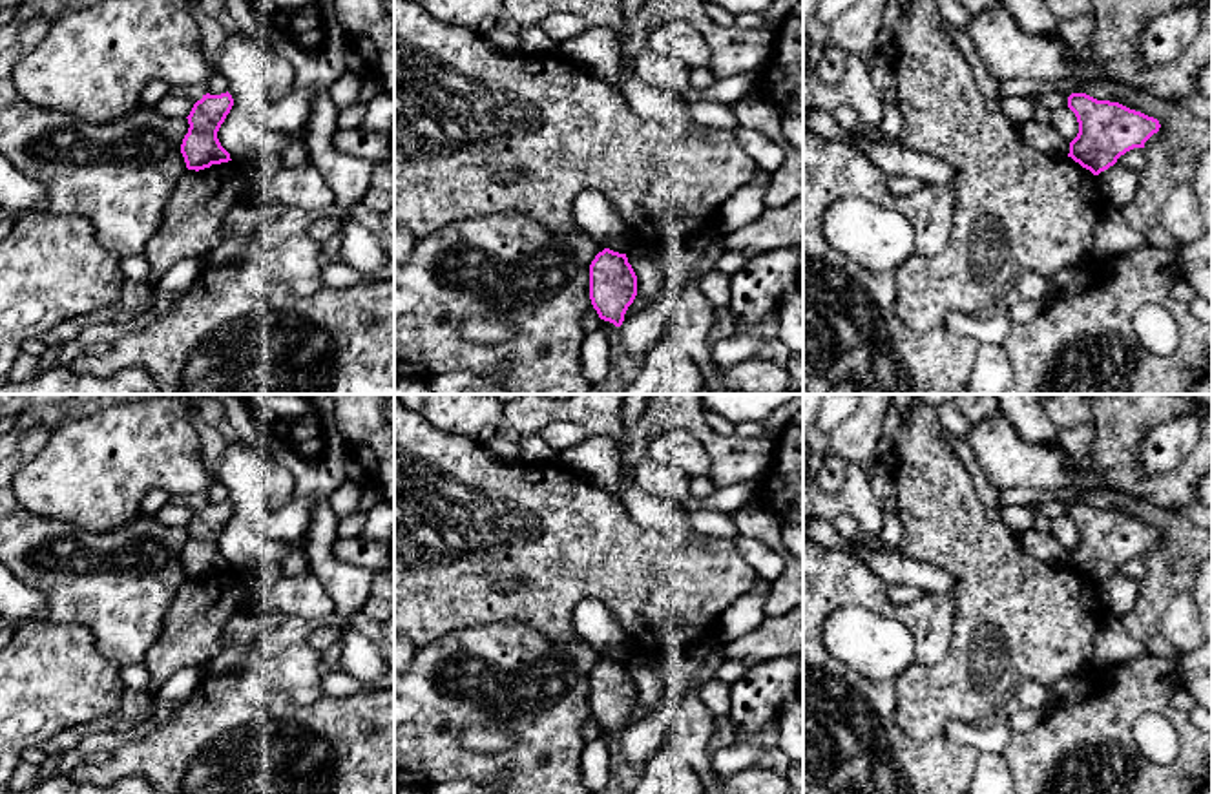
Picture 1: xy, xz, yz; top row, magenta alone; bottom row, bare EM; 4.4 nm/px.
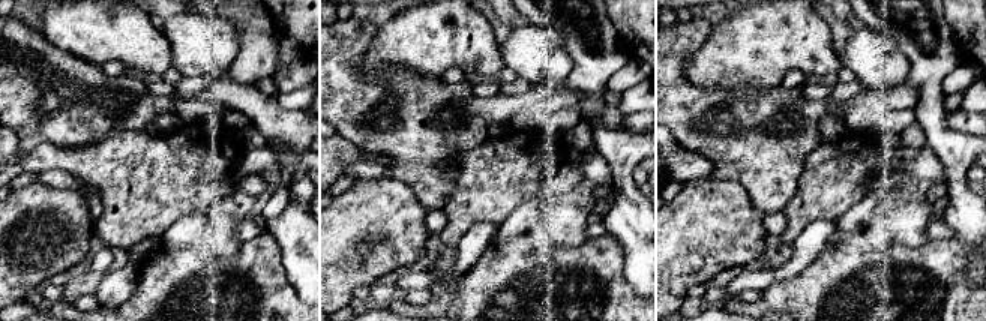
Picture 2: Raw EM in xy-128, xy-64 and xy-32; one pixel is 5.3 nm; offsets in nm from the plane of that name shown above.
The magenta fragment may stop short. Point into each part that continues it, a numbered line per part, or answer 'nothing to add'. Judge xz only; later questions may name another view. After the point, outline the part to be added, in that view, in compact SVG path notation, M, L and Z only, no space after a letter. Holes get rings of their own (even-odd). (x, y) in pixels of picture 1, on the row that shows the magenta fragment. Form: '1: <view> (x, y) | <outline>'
nothing to add

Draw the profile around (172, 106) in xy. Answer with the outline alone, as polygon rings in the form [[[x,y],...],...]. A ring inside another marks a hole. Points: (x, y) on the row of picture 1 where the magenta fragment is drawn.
[[[170,91],[161,102],[155,104],[155,108],[166,117],[188,117],[193,104],[193,100],[177,97]]]

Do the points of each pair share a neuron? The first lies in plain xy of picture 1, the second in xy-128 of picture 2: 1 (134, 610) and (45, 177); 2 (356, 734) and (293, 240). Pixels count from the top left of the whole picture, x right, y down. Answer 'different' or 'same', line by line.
1: different
2: different

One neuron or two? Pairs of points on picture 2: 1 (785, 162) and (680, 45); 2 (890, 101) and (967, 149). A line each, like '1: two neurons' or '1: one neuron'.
1: one neuron
2: two neurons

